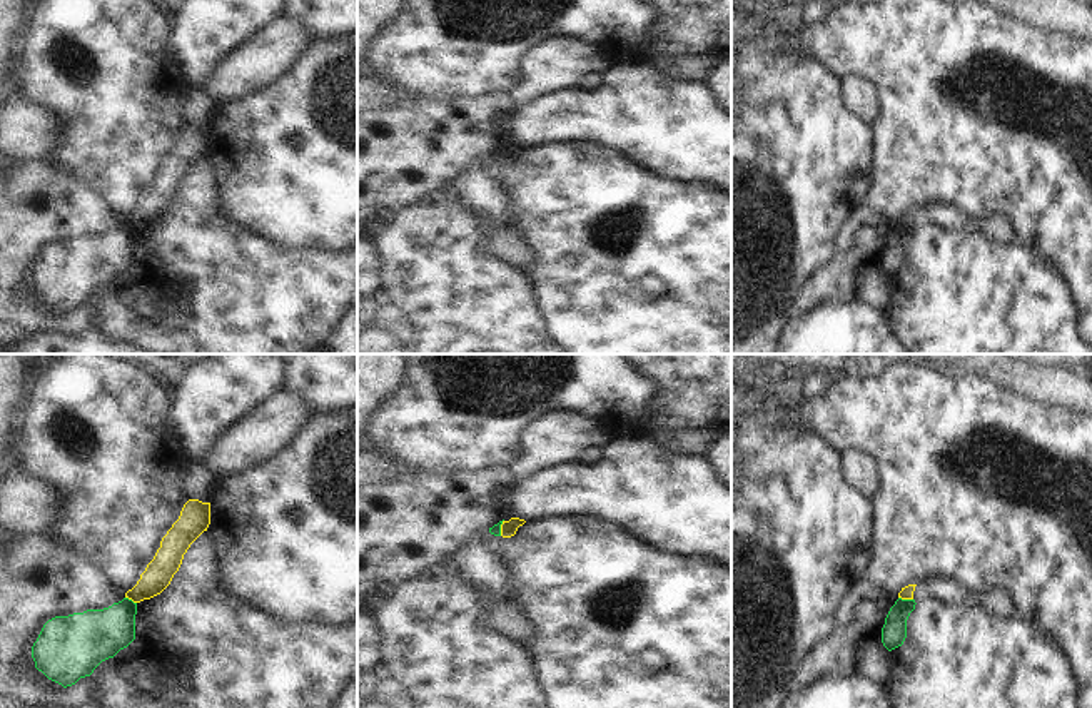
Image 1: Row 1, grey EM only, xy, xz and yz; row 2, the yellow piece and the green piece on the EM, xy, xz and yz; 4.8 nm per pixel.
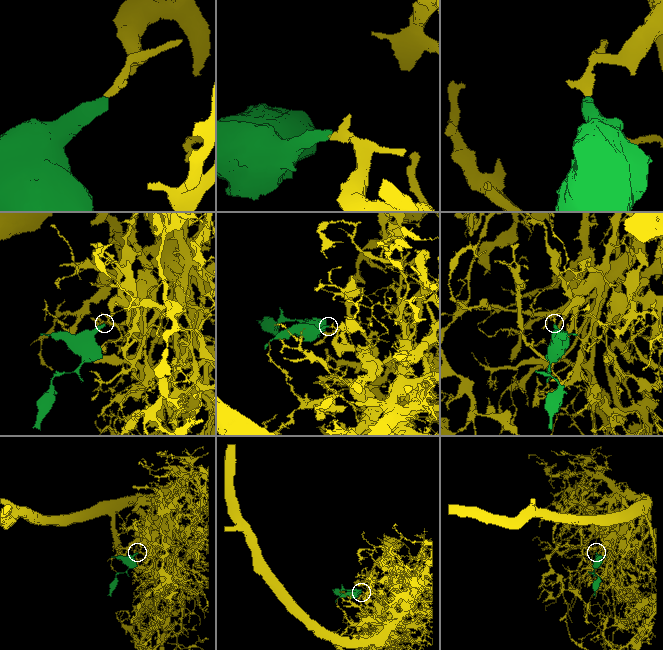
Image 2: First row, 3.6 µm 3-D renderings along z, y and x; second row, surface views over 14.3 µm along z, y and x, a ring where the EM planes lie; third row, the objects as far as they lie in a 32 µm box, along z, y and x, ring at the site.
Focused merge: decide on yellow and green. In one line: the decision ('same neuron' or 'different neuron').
different neuron

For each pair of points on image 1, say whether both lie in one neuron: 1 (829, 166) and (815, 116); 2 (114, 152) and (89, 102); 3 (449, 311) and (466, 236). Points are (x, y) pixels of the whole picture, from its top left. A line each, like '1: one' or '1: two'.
1: one
2: one
3: one

